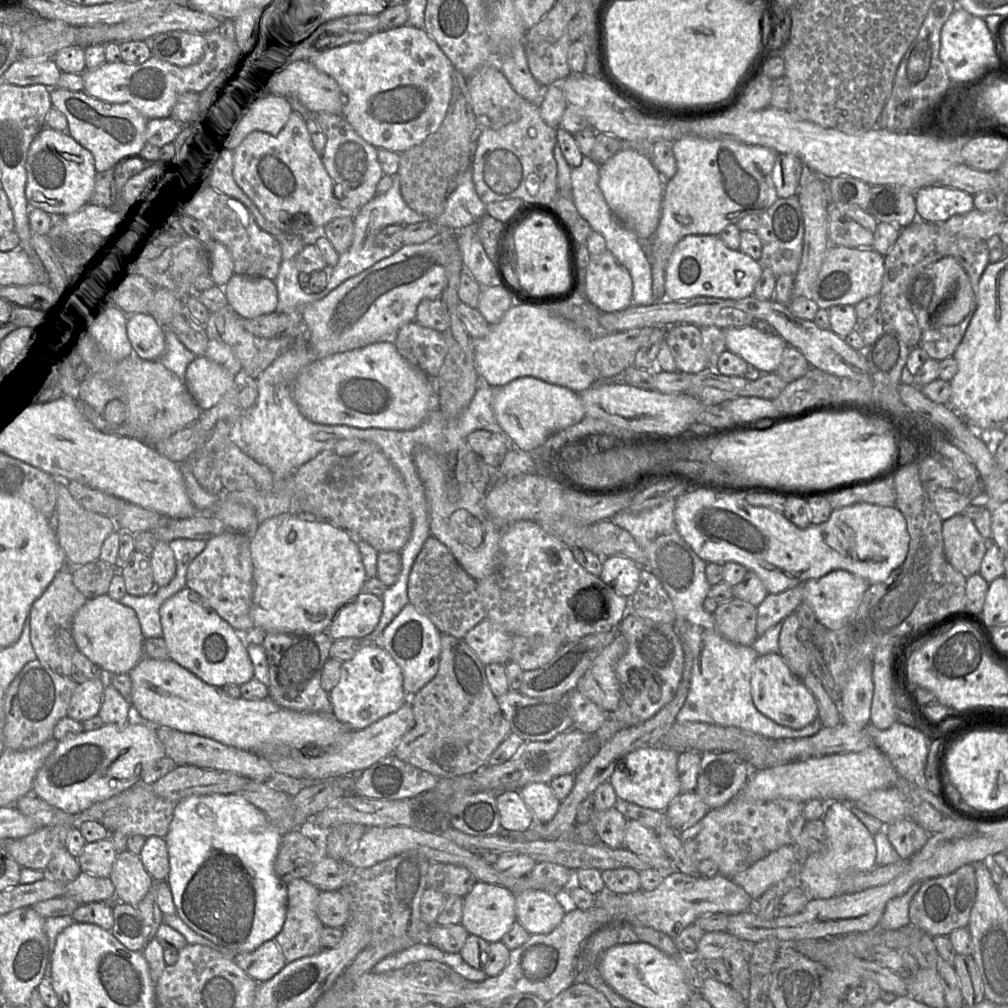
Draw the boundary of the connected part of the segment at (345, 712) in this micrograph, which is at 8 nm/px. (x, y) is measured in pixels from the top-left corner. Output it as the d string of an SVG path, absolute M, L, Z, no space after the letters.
M363 644L354 657L341 664L340 679L330 692L332 714L349 730L362 730L378 720L395 713L408 701L403 688L403 673L391 655L379 644Z

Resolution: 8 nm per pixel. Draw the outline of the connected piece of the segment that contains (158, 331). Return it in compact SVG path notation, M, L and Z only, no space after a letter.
M150 314L129 315L127 336L140 359L158 362L166 352L164 328Z

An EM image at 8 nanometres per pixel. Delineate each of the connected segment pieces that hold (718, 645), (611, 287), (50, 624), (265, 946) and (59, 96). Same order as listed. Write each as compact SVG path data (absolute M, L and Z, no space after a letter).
M671 499L653 509L640 513L623 510L615 514L611 521L628 531L643 550L646 560L645 567L642 568L648 569L659 579L670 597L675 611L673 624L683 646L684 662L685 656L688 656L692 661L690 688L687 698L677 714L676 723L703 722L717 726L737 727L771 740L815 735L822 727L819 716L806 727L796 730L776 723L755 707L750 680L753 664L759 654L752 646L737 645L724 638L717 629L713 613L709 613L704 609L704 600L711 589L711 585L706 578L707 563L693 551L678 532L674 518L675 504L676 500Z
M609 250L590 254L585 294L580 298L587 299L601 312L626 309L633 305L632 277Z
M61 570L30 610L30 639L37 659L54 672L77 683L91 679L105 679L106 672L91 662L79 650L72 633L72 621L88 599L76 588L70 571Z
M274 939L264 942L252 952L235 955L234 961L257 982L269 980L287 963Z
M60 87L50 89L50 100L52 107L67 118L67 133L93 155L96 172L115 167L123 156L140 153L146 144L148 119L130 104L109 103L85 91L75 92Z

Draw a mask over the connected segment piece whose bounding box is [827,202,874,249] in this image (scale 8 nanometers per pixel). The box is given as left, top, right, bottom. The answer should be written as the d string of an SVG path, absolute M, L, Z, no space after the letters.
M830 202L827 208L828 236L831 246L856 249L872 248L874 233L844 216L835 206L835 203Z

